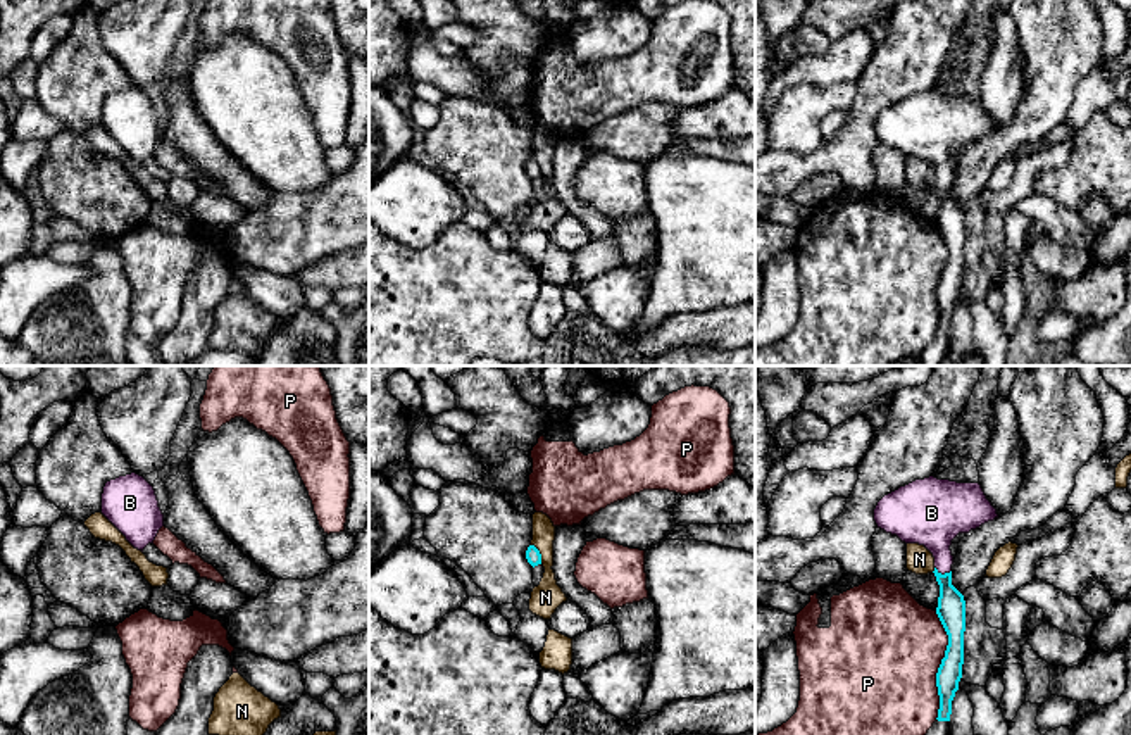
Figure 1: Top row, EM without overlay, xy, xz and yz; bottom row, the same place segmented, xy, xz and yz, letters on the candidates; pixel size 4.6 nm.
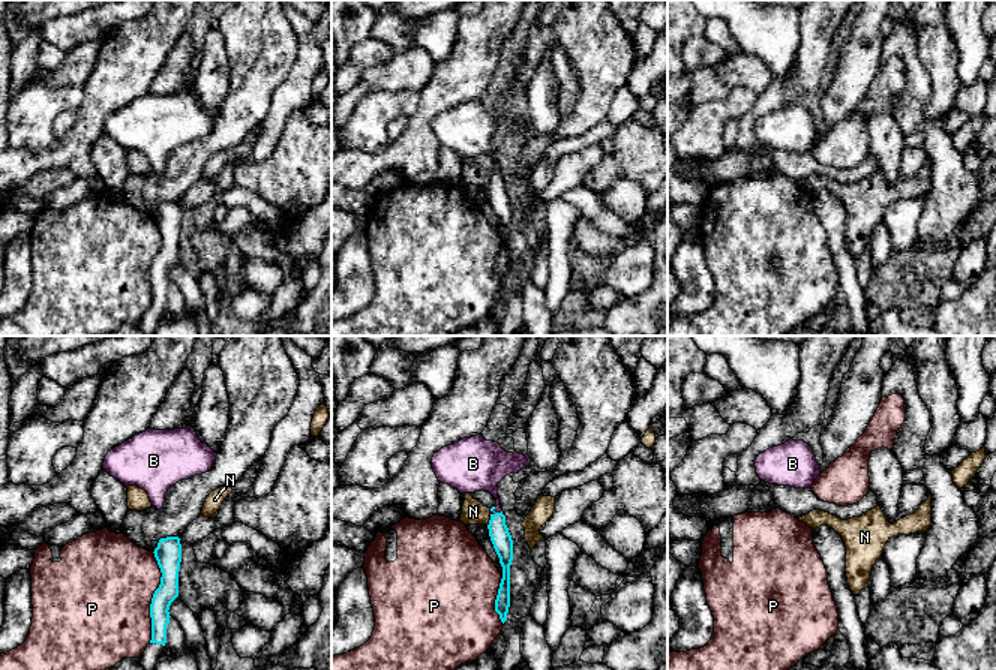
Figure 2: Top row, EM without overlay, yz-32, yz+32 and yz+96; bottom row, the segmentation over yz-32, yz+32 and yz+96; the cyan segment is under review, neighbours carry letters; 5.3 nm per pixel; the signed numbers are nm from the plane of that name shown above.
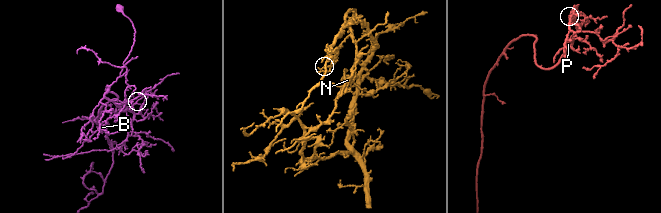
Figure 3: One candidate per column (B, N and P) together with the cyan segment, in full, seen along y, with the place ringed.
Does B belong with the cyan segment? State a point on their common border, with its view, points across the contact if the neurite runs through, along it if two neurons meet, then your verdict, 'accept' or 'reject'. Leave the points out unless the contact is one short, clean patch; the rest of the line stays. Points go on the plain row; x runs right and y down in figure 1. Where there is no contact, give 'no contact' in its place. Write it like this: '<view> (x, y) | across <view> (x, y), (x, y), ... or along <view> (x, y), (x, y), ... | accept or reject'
yz (945, 187) | across yz (950, 223), (945, 187), (933, 135) | accept

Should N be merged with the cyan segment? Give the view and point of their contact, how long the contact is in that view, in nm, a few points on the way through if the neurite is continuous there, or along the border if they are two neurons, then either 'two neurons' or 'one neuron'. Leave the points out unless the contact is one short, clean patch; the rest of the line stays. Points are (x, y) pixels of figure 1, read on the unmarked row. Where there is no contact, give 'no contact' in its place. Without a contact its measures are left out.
meets cyan in xz at (540, 168); contact 110 nm long; border along xz (531, 157), (538, 164), (542, 176); two neurons

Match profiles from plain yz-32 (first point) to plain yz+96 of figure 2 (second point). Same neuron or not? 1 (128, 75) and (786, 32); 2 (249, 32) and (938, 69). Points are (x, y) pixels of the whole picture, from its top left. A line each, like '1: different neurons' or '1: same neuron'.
1: different neurons
2: same neuron

